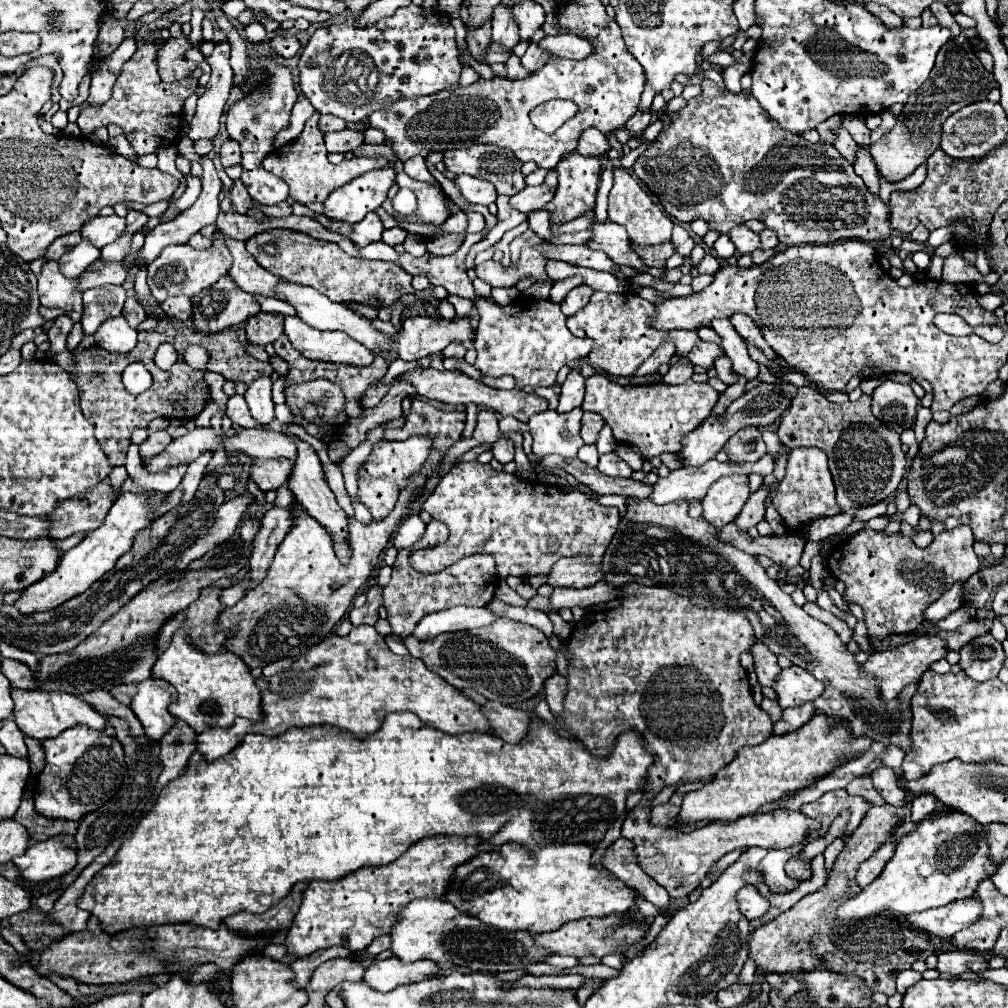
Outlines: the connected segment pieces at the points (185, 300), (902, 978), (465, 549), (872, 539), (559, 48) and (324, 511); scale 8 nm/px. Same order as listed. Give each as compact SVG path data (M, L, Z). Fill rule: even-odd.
M169 297L161 303L161 309L171 321L187 321L191 317L191 299L189 297Z
M907 969L907 971L899 973L899 975L897 975L897 991L903 995L903 993L905 993L911 985L915 985L919 979L921 979L921 973L917 973L917 971L913 971L913 969Z
M477 461L453 465L453 469L441 477L435 493L425 501L423 509L431 513L433 519L443 521L449 527L449 539L443 545L415 551L411 555L411 565L415 569L421 569L423 573L443 571L445 567L457 563L459 559L475 555L475 553L489 553L495 557L499 579L505 579L509 575L521 577L521 579L547 575L551 571L551 565L561 557L587 557L591 559L593 565L599 565L603 561L603 553L607 545L611 543L619 527L617 507L599 505L597 501L589 499L585 493L577 489L559 491L555 489L555 485L525 483L513 473L495 471L489 463L483 465Z
M959 525L951 531L943 531L935 535L929 547L919 549L909 537L895 533L895 535L885 535L883 531L873 531L873 529L861 529L857 535L851 537L851 541L839 541L829 557L827 557L827 567L831 575L847 585L845 589L845 599L851 603L861 605L865 611L865 623L869 629L869 637L887 637L891 633L905 633L913 631L921 625L923 609L931 605L931 601L939 599L953 583L967 581L971 575L975 575L981 567L979 557L973 551L973 533L967 525Z
M547 35L537 45L541 51L567 59L583 59L591 53L591 43L577 35Z
M283 431L283 433L287 437L291 437L293 443L295 443L295 447L297 447L297 457L295 457L291 475L287 479L287 485L295 493L297 501L305 505L307 513L311 513L311 517L315 517L325 529L331 529L331 533L335 533L335 541L339 541L339 557L343 557L343 561L347 561L347 545L343 545L343 537L347 537L347 515L339 507L339 503L335 501L335 495L333 495L333 491L329 489L329 485L325 481L325 473L323 473L321 461L317 457L315 449L309 443L305 443L303 439L299 439L297 435L293 435L289 431Z

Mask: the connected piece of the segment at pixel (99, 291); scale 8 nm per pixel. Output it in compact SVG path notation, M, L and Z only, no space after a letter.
M101 285L83 293L83 333L93 335L103 321L121 315L125 303L125 291L121 285Z

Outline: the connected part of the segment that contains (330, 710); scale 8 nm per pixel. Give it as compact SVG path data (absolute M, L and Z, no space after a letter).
M361 625L361 627L353 627L347 637L329 635L319 645L311 647L311 651L307 651L303 657L299 657L291 669L287 669L279 675L273 675L273 677L263 677L263 685L261 685L263 719L255 721L255 723L245 721L245 719L237 719L227 729L211 727L211 729L199 733L197 735L197 753L201 753L205 761L215 761L215 759L221 759L227 753L231 753L231 749L235 749L247 733L263 733L263 735L275 737L275 735L285 733L291 727L331 725L331 727L337 727L341 731L353 733L357 737L367 737L367 735L375 733L375 729L379 729L379 725L383 723L385 715L393 713L393 711L411 711L425 725L431 725L431 727L445 731L445 733L491 731L491 725L483 717L477 703L473 703L469 697L465 697L459 689L447 685L447 681L443 681L439 675L429 671L421 659L411 657L411 655L405 655L405 657L395 655L387 647L385 637L379 635L375 631L375 627Z

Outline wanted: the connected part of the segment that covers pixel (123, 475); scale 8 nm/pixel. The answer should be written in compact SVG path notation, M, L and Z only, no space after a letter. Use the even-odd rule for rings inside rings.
M124 466L114 467L108 477L108 482L115 492L119 492L121 485L128 478L128 473Z

